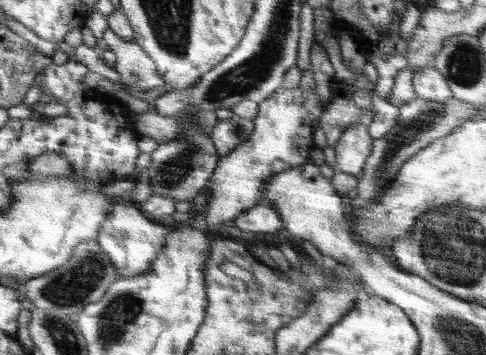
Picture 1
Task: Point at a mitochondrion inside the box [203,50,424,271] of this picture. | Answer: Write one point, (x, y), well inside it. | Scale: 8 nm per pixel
(239, 129)

